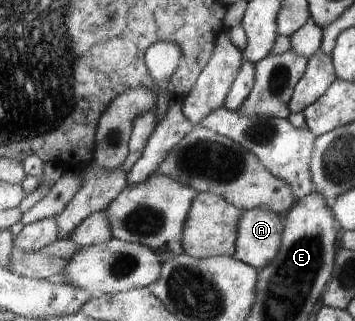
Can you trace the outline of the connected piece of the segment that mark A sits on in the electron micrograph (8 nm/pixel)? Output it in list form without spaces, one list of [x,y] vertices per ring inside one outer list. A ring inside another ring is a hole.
[[[267,208],[245,210],[234,256],[261,271],[277,257],[283,234],[283,216],[277,212]]]

